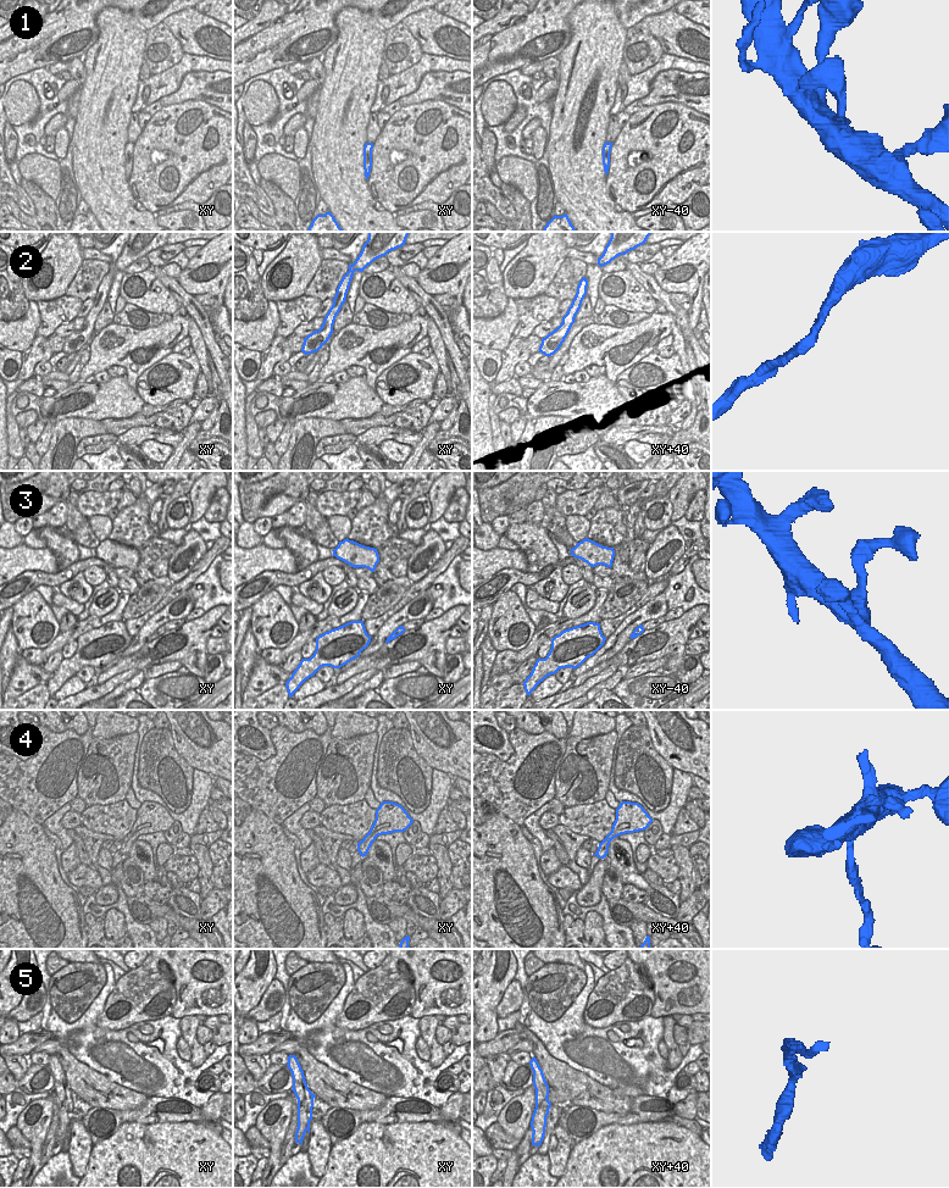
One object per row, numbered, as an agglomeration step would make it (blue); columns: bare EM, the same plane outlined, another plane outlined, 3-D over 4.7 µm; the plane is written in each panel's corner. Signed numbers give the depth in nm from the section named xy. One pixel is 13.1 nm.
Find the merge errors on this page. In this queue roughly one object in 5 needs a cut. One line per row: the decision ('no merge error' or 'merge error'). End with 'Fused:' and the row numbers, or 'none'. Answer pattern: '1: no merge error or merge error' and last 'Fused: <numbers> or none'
1: no merge error
2: no merge error
3: no merge error
4: no merge error
5: no merge error
Fused: none

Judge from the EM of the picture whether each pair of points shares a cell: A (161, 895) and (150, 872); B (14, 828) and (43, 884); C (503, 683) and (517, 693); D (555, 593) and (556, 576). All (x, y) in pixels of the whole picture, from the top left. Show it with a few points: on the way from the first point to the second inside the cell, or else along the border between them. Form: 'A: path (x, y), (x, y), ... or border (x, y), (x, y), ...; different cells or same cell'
A: border (145, 882), (157, 881), (162, 884), (170, 884); different cells
B: path (18, 842), (29, 871); same cell
C: border (514, 684), (500, 690), (494, 697); different cells
D: path (555, 589), (555, 579); same cell

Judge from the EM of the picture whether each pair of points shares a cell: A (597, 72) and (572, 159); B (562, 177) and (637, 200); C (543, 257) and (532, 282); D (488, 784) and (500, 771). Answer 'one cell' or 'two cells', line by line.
A: one cell
B: two cells
C: one cell
D: one cell

